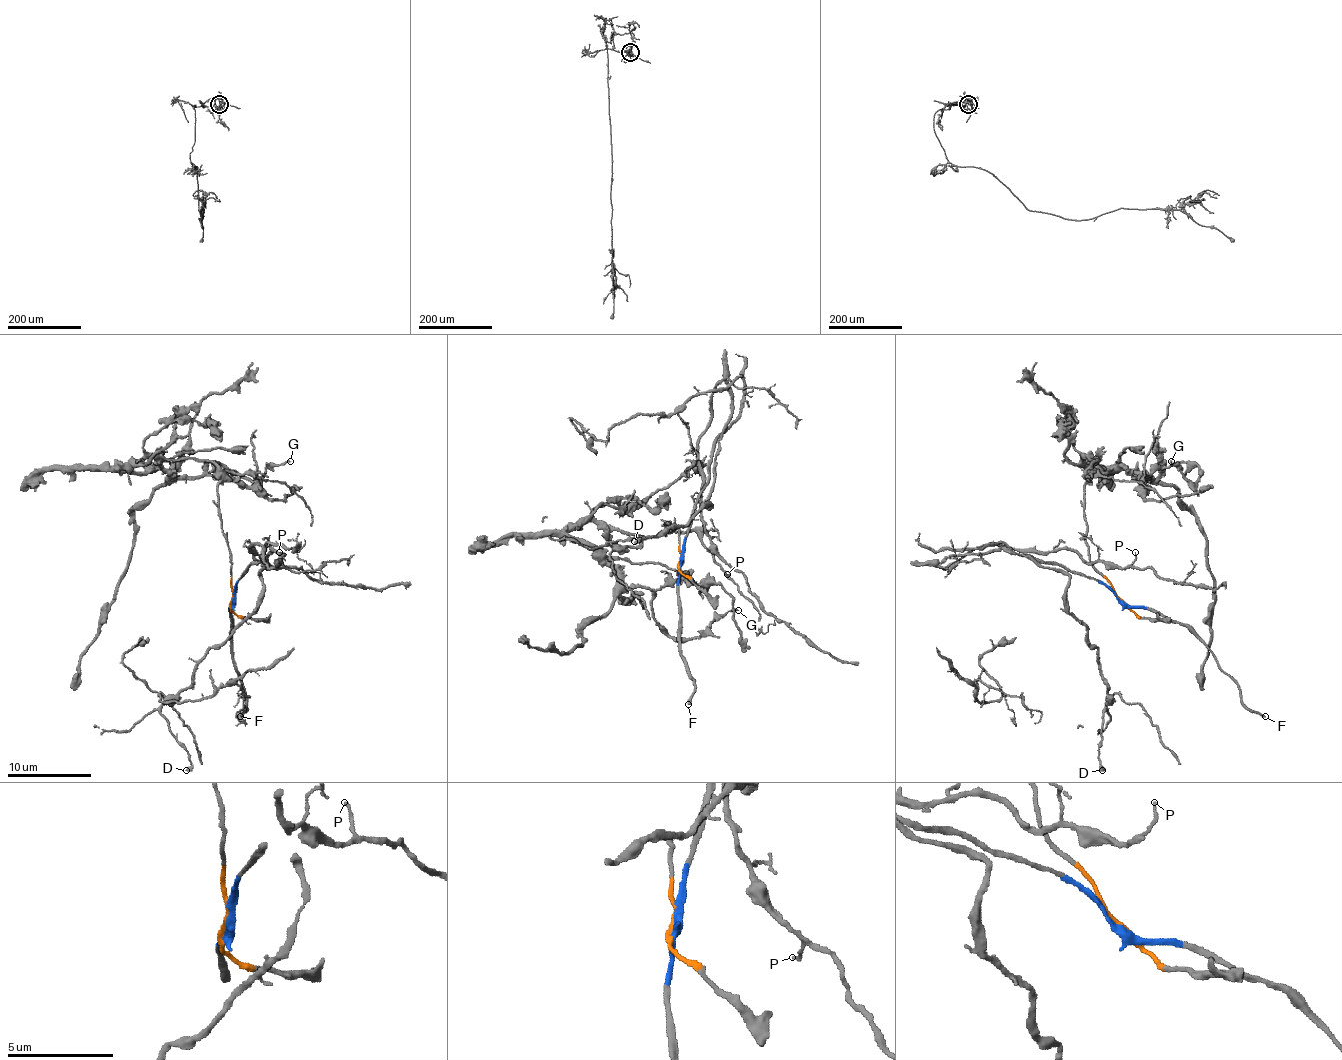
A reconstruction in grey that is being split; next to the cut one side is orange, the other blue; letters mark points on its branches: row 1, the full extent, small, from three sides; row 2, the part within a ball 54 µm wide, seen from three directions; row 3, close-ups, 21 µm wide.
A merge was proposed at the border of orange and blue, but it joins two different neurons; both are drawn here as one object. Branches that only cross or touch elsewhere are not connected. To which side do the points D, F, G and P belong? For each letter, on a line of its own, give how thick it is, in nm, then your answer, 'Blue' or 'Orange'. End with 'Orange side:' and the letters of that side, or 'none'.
D: Thickness 360 nm. Blue
F: Thickness 200 nm. Blue
G: Thickness 160 nm. Orange
P: Thickness 120 nm. Blue
Orange side: G

